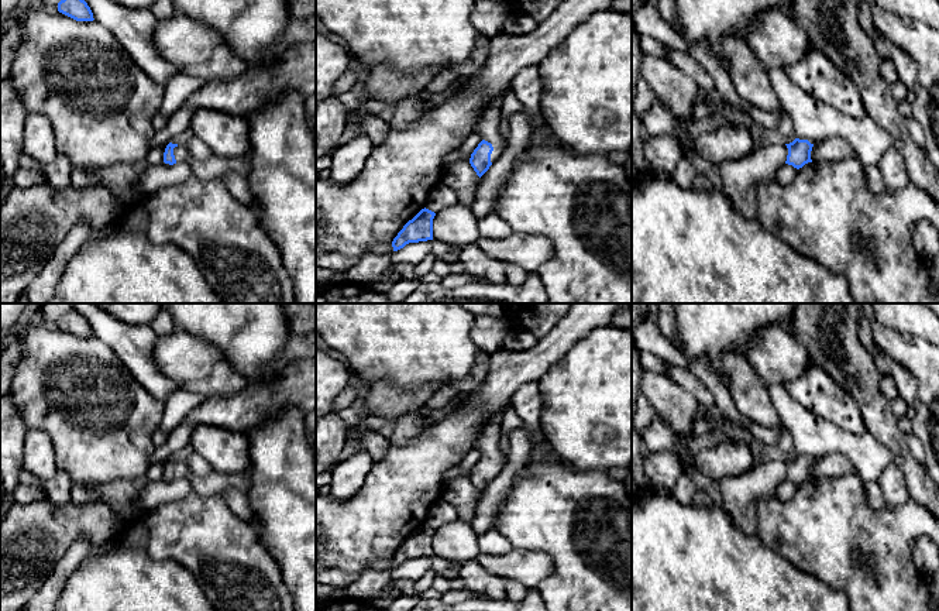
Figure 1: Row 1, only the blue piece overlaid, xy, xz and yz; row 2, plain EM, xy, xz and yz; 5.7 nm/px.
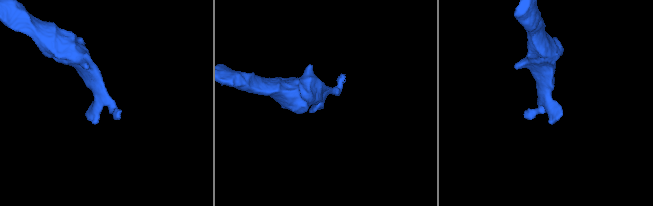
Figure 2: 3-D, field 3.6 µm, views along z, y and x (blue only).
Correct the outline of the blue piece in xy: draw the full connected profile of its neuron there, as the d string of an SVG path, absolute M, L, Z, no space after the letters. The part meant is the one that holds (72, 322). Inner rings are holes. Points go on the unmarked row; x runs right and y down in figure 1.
M75 308L58 319L58 327L76 336L93 337L93 329L87 319L82 316Z

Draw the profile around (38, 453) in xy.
M38 429L27 432L24 440L24 470L41 483L51 480L58 471L49 436Z

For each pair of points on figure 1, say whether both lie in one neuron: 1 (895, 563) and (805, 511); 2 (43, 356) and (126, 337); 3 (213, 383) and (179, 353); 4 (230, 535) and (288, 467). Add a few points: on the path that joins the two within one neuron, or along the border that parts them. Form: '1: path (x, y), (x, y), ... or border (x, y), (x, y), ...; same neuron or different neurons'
1: path (873, 549), (843, 542), (828, 529); same neuron
2: border (93, 336), (126, 366); different neurons
3: path (205, 376), (188, 361); same neuron
4: border (254, 525), (258, 541), (271, 553); different neurons

